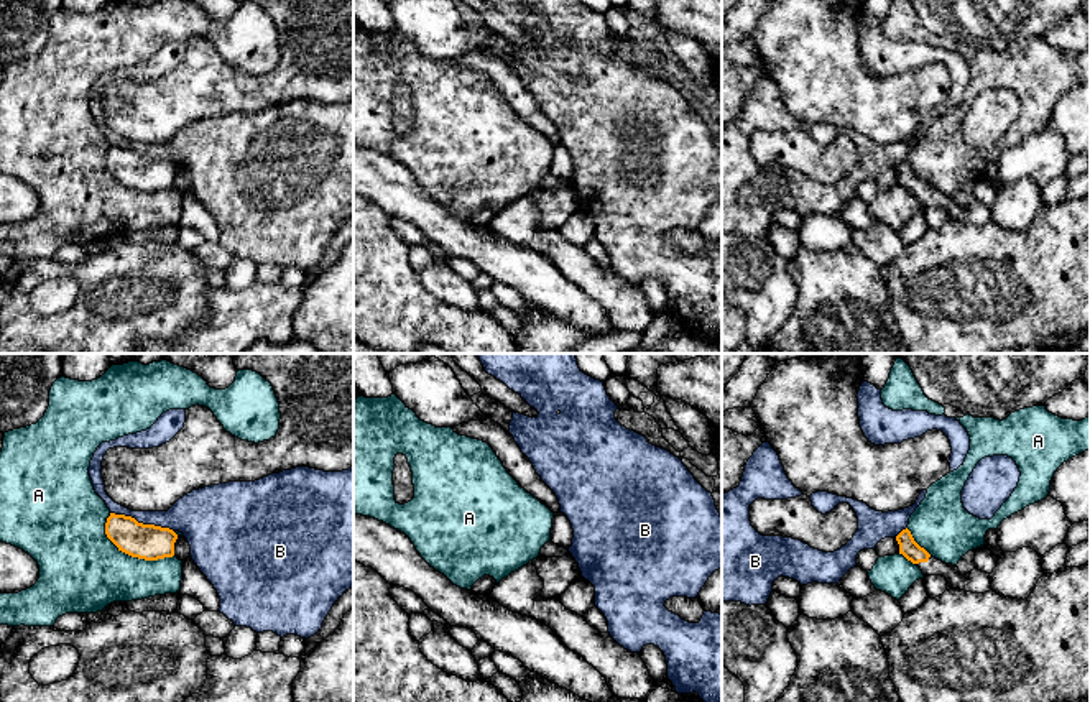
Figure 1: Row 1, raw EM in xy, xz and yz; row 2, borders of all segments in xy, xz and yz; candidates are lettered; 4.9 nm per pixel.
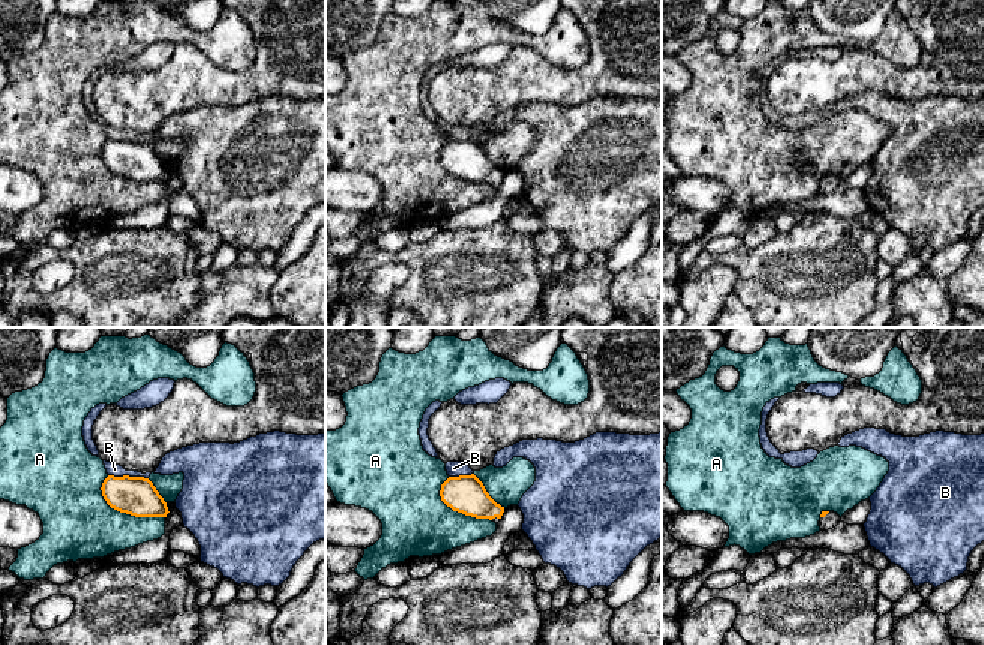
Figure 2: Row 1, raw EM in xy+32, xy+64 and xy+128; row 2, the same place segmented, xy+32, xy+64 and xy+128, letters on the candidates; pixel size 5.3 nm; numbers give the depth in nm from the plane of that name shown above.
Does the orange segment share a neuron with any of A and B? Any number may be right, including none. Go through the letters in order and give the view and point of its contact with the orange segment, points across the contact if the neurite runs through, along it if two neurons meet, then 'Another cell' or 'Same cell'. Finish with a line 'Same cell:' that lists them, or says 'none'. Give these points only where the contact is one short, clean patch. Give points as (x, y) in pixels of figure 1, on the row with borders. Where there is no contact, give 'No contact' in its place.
A: Touches orange at xy (132, 556). Another cell
B: Touches orange at xy (142, 523). Another cell
Same cell: none

